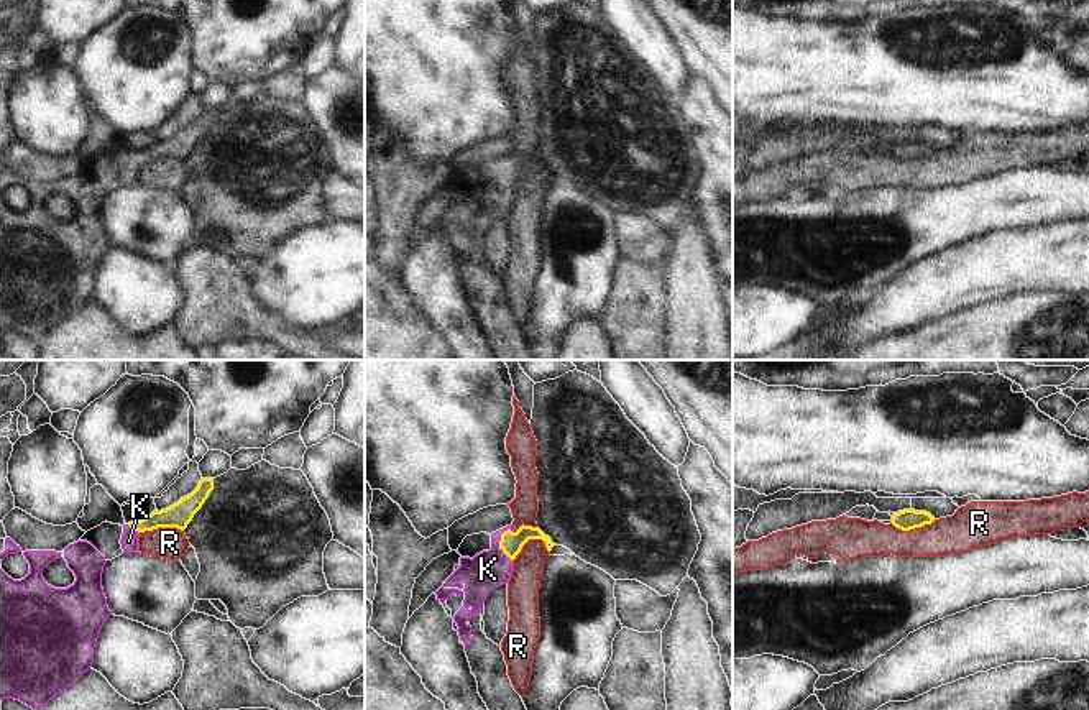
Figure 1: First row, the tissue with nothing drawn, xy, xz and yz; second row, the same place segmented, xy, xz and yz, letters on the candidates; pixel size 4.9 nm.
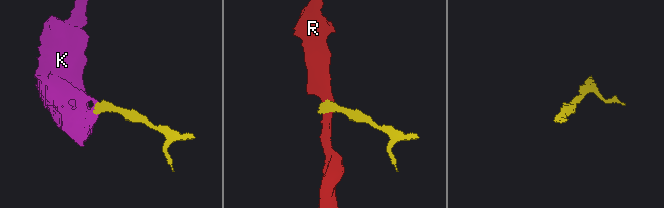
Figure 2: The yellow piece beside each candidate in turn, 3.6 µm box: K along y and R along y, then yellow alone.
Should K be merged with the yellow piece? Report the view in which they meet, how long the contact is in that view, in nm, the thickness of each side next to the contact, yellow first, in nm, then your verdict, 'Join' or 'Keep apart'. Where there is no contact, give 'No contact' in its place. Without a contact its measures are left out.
Touches yellow in xz. Shared border 170 nm. Thickness 110 nm (yellow) against 190 nm. Join

